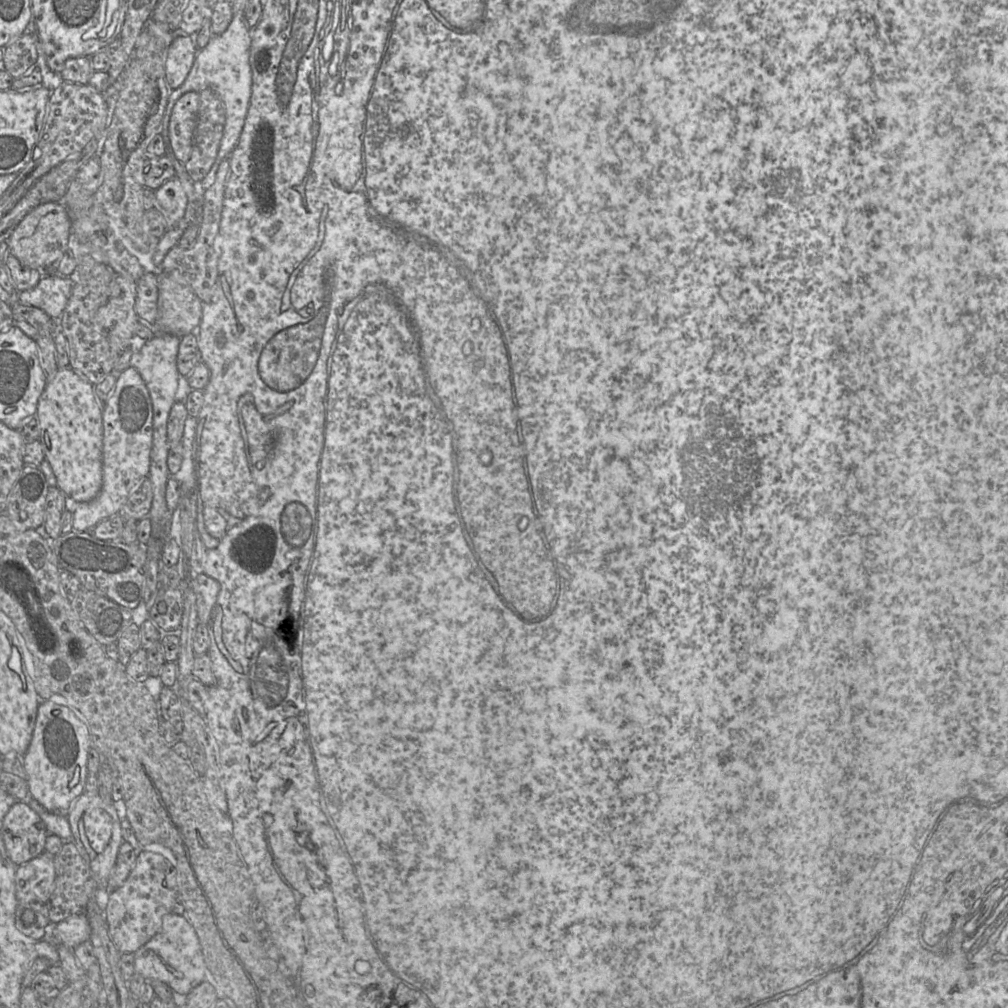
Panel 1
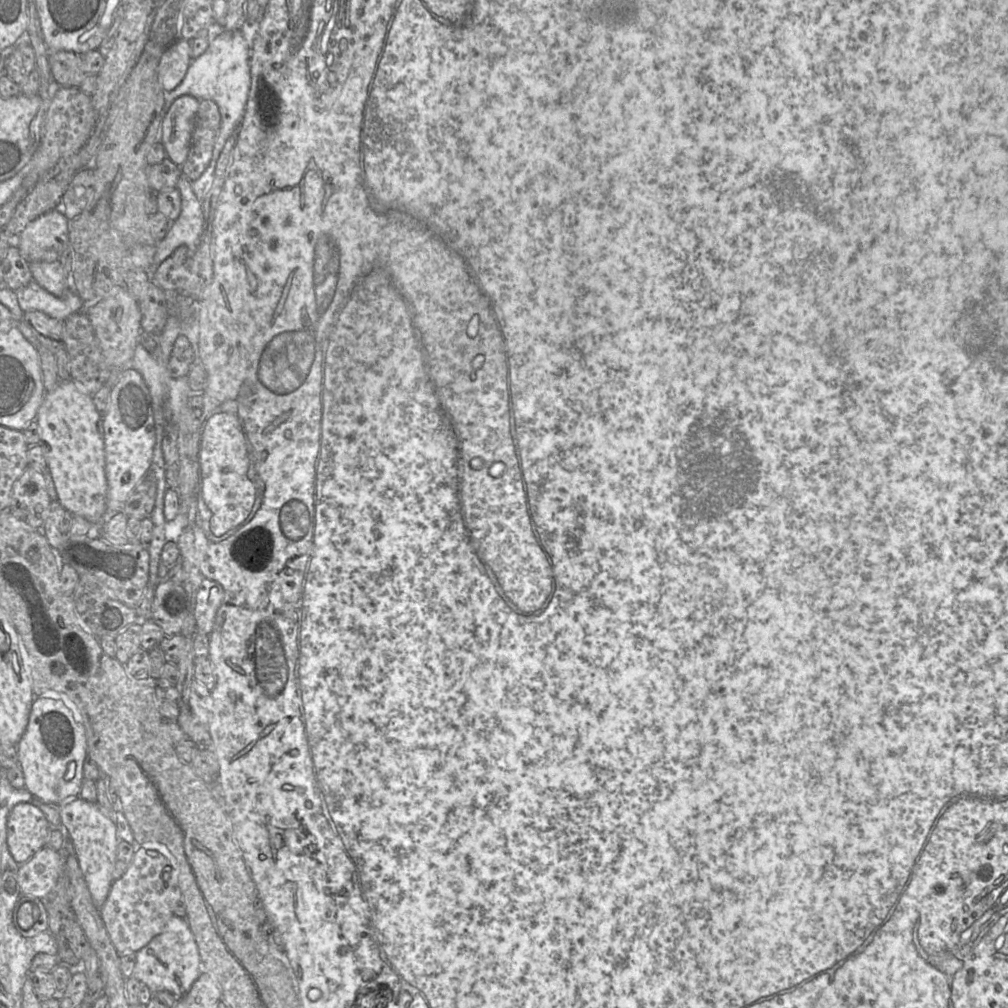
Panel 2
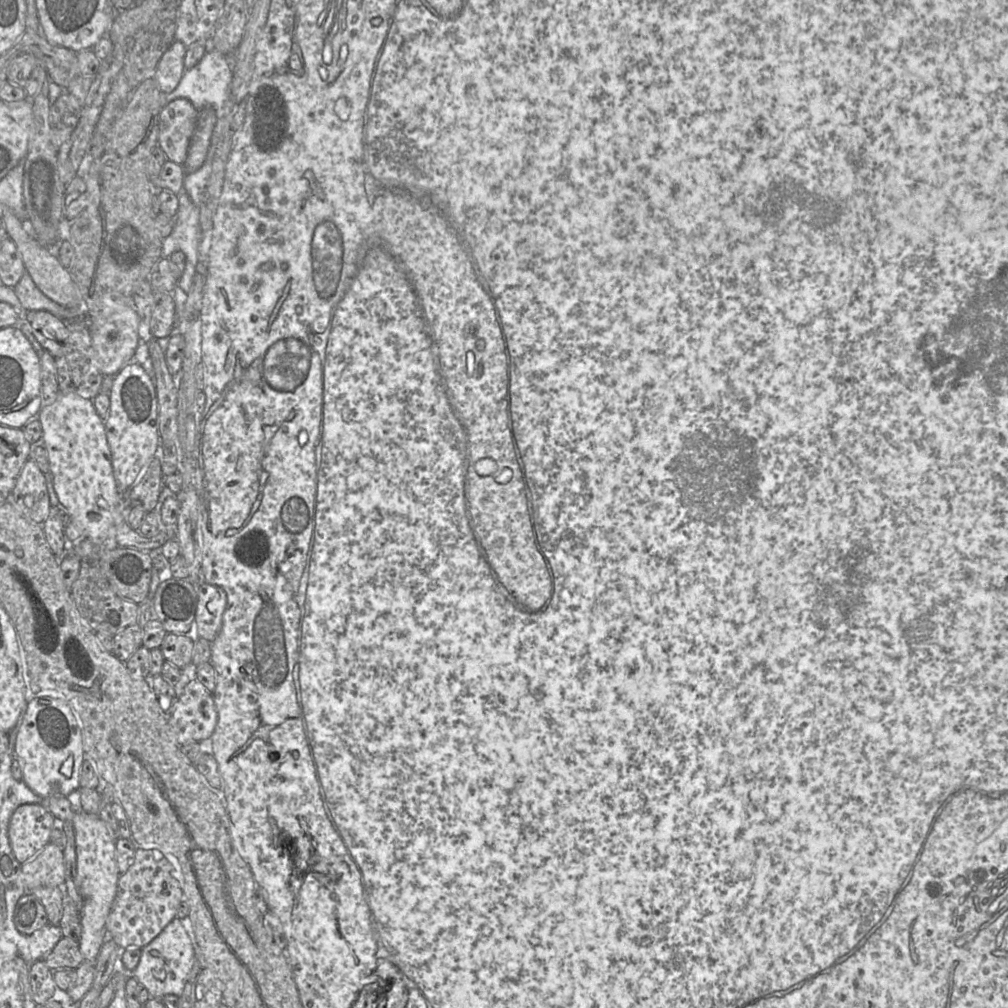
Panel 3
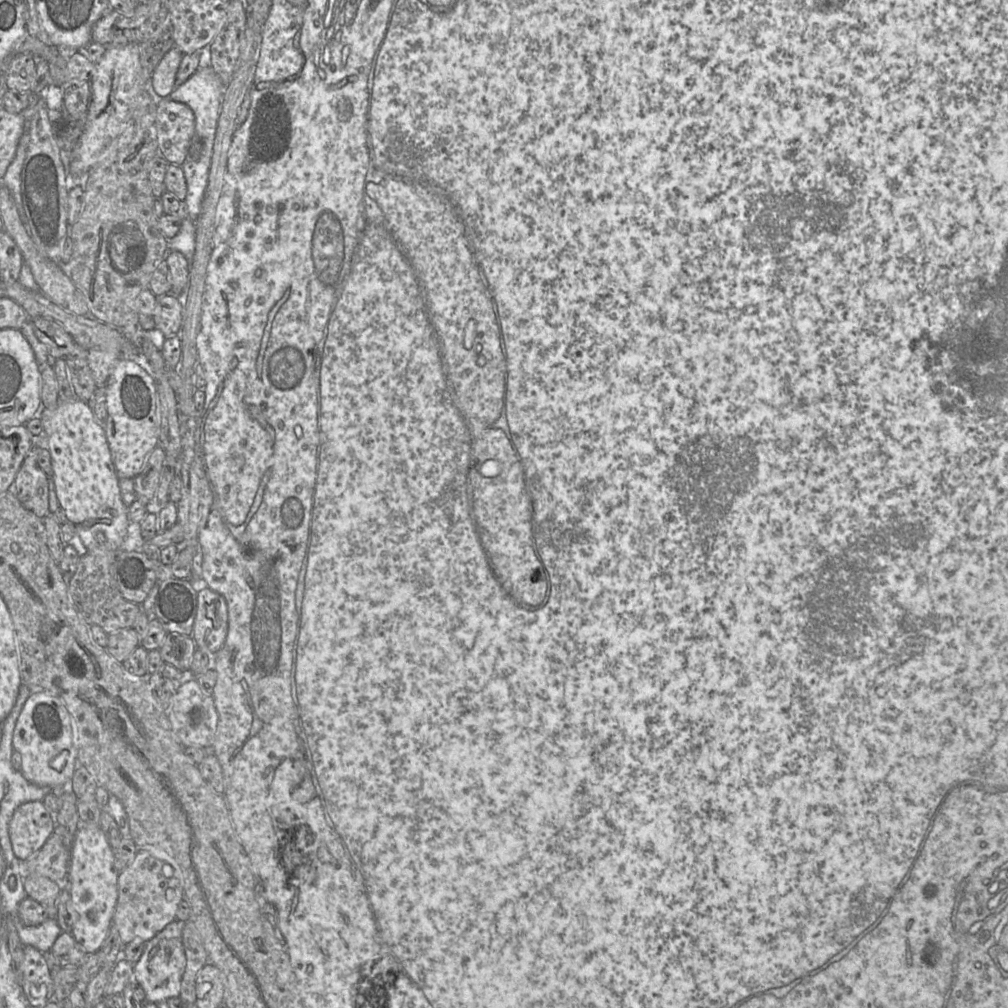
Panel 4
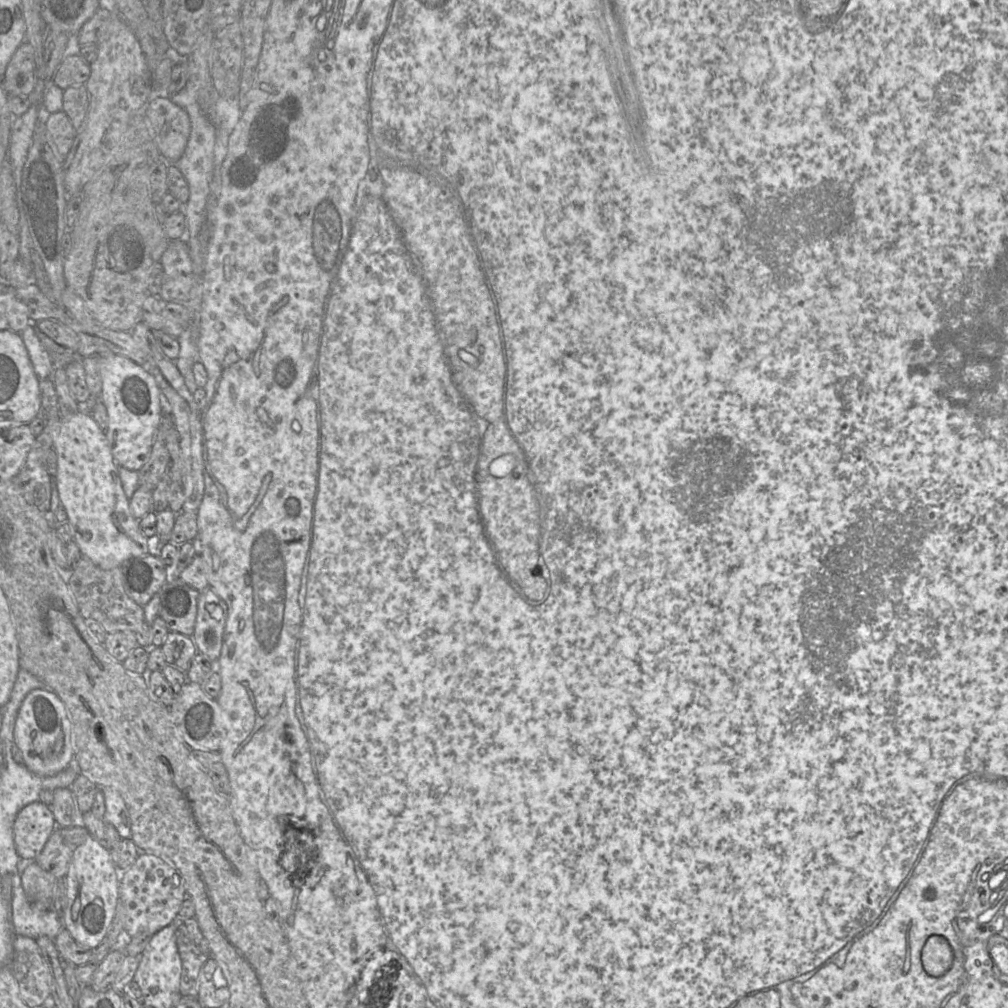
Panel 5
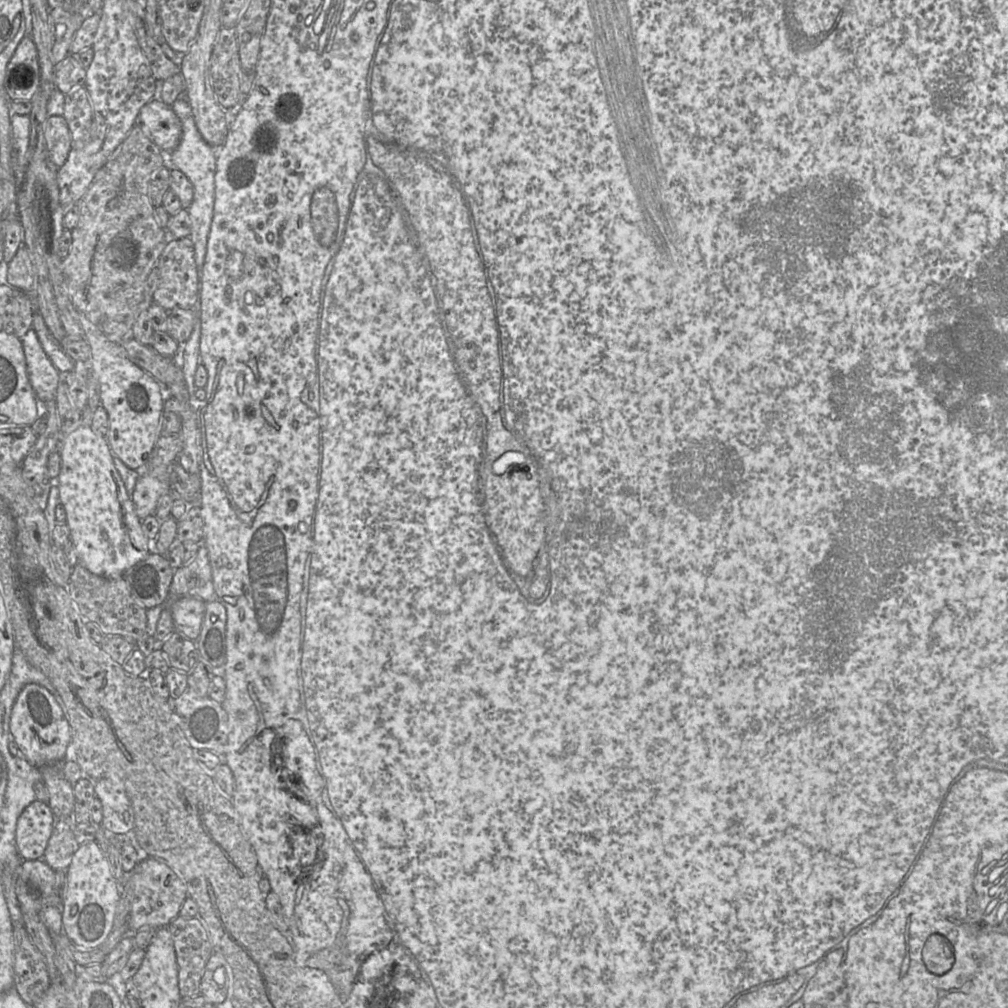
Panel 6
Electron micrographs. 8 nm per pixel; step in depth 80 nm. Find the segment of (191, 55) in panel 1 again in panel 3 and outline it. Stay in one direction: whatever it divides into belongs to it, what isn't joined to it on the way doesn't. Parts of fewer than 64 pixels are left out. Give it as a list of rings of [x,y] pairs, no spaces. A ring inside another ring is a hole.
[[[175,40],[162,56],[154,76],[162,93],[171,93],[180,83],[186,69],[184,59],[187,47]]]

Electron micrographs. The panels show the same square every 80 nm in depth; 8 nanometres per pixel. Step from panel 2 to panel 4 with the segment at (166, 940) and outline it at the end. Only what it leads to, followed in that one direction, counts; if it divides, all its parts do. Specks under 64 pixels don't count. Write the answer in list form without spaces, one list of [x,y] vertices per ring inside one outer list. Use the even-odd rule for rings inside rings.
[[[174,920],[147,941],[140,959],[134,964],[133,981],[143,988],[147,1002],[165,1003],[169,998],[180,995],[181,980],[186,967],[186,955],[182,942],[182,925],[184,923]]]

